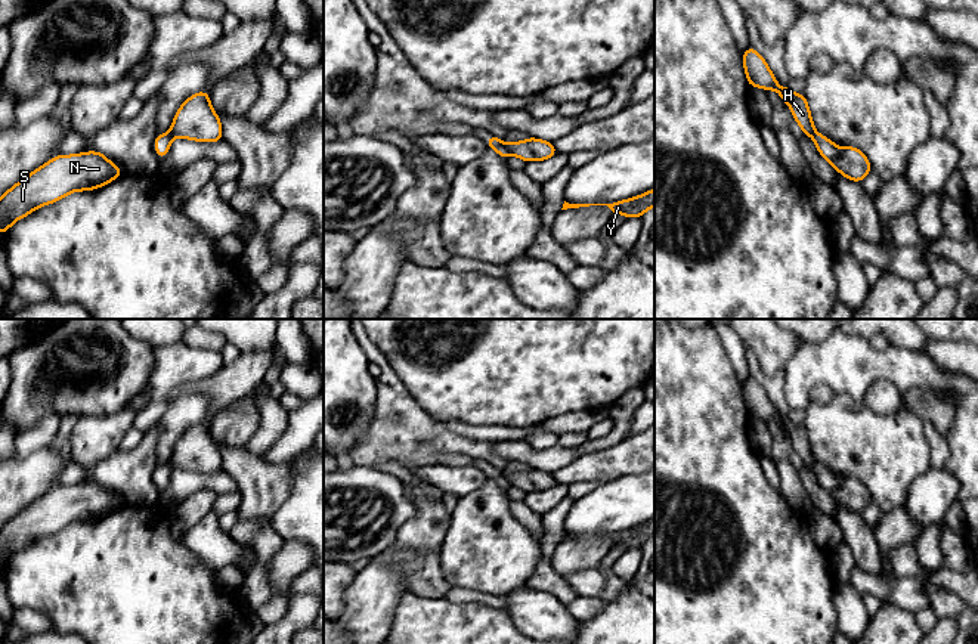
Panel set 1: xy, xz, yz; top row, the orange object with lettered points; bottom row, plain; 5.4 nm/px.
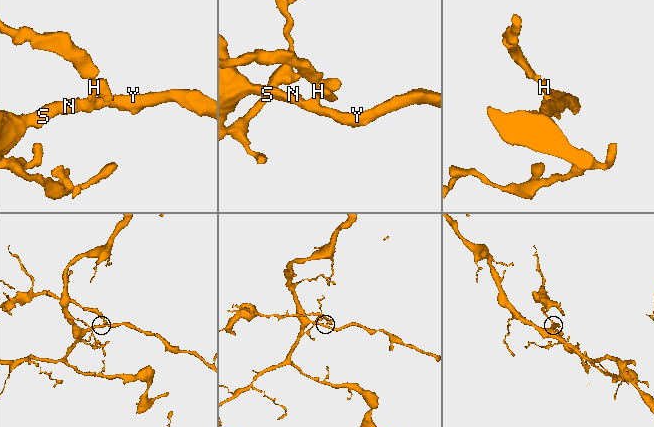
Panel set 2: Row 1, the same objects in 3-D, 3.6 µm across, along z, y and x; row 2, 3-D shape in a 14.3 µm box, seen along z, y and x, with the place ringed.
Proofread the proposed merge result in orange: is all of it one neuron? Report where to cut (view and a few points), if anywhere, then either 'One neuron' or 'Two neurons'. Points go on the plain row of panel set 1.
Split along xz (504, 476), (510, 485). Two neurons

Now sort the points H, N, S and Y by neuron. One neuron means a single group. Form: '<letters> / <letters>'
H / N S Y

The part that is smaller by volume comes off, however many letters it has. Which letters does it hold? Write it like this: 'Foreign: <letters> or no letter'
Foreign: H

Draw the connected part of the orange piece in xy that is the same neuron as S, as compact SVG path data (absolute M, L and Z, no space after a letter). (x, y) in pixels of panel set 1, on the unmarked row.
M100 483L58 486L24 511L12 517L0 529L0 564L35 539L56 533L77 521L95 521L124 502Z

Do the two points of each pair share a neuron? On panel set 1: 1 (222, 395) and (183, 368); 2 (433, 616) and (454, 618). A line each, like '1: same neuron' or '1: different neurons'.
1: different neurons
2: same neuron

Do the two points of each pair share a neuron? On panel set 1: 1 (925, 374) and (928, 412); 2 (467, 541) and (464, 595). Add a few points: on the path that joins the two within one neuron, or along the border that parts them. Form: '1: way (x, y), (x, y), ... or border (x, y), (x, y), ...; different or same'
1: border (903, 392), (924, 387), (950, 393), (955, 412); different
2: border (452, 587), (488, 591), (498, 595); different

